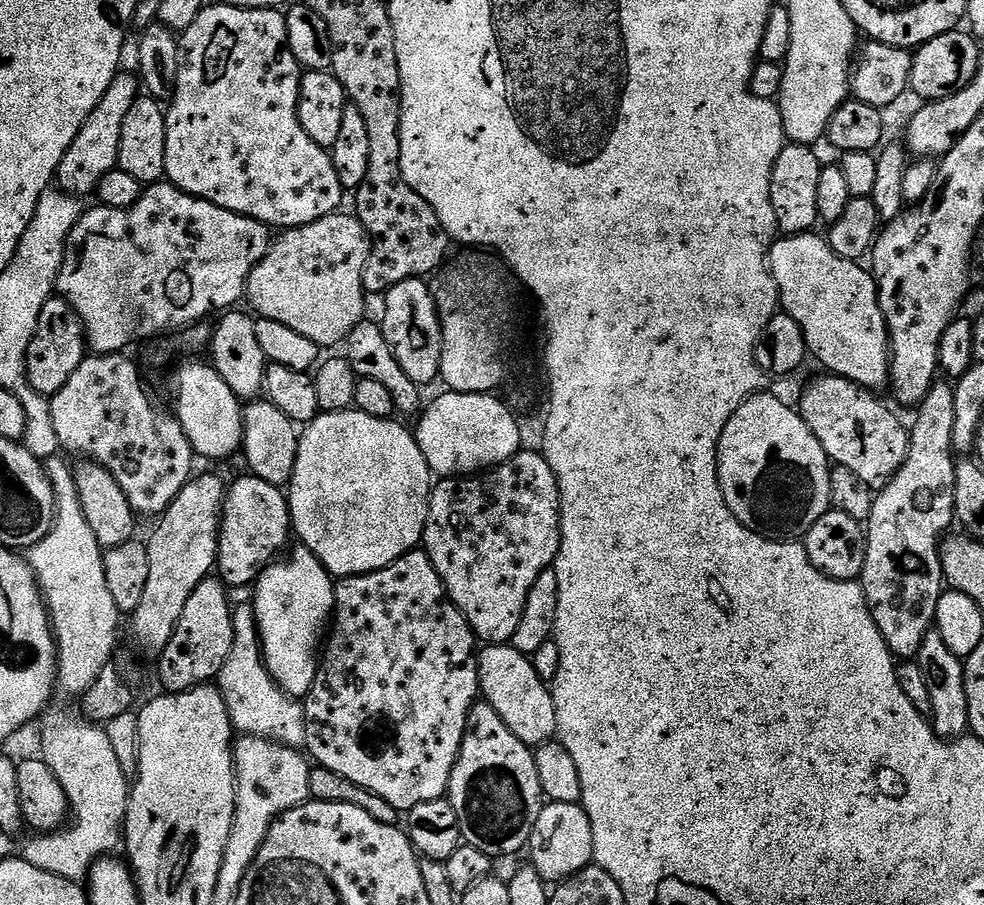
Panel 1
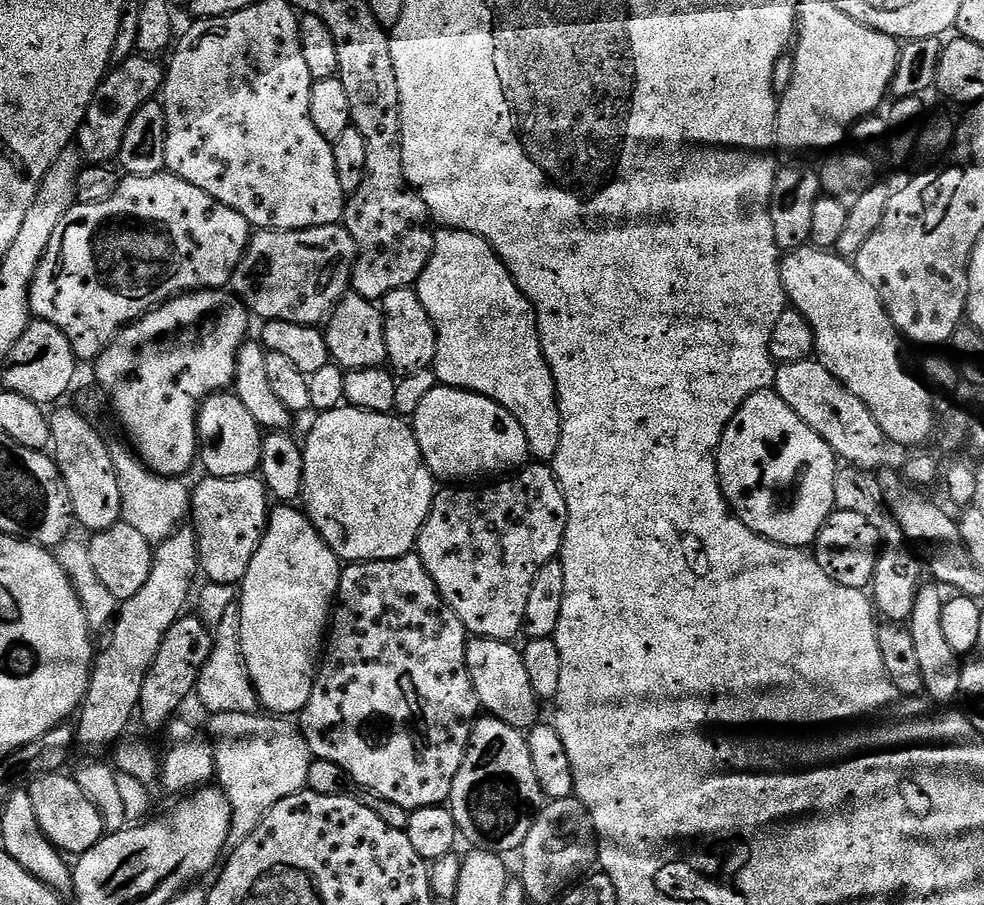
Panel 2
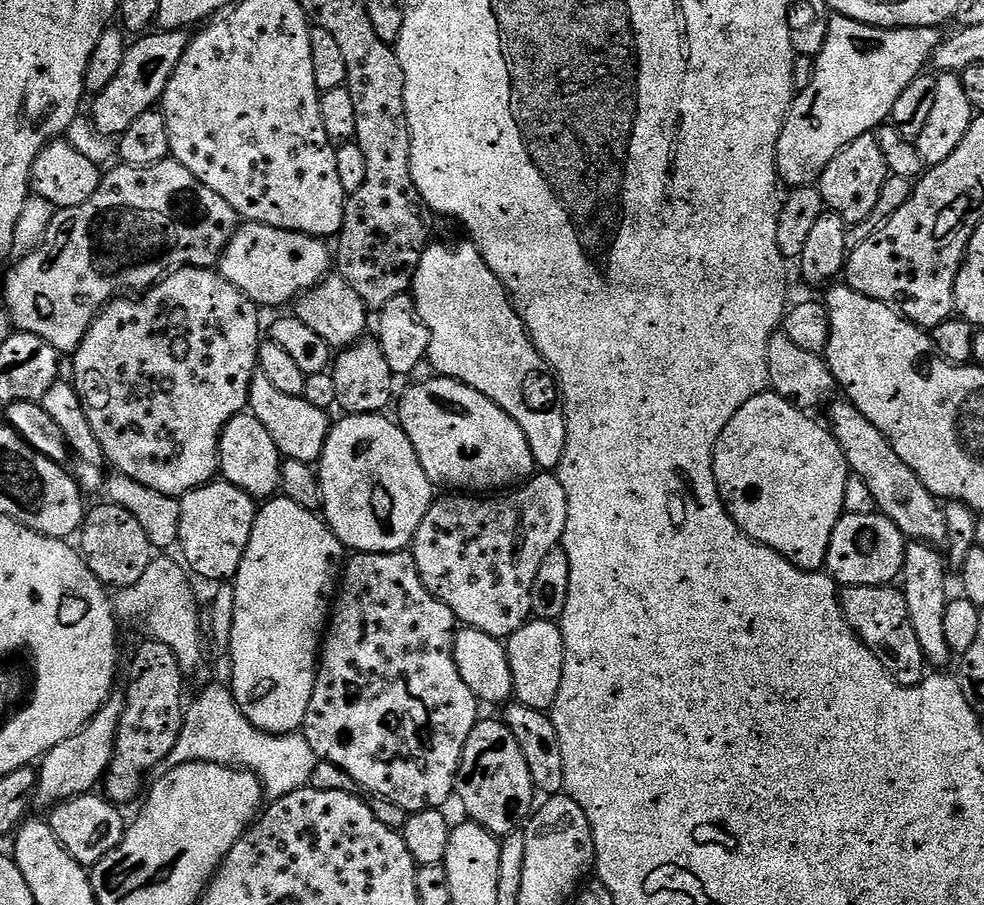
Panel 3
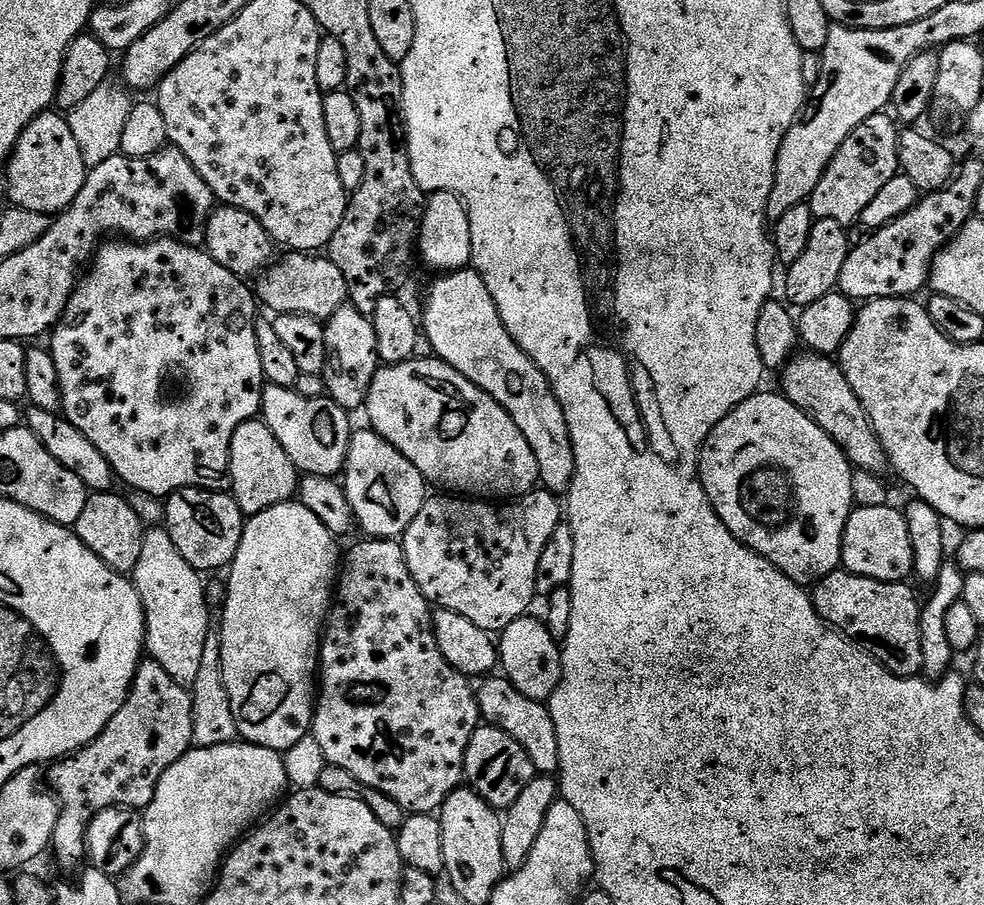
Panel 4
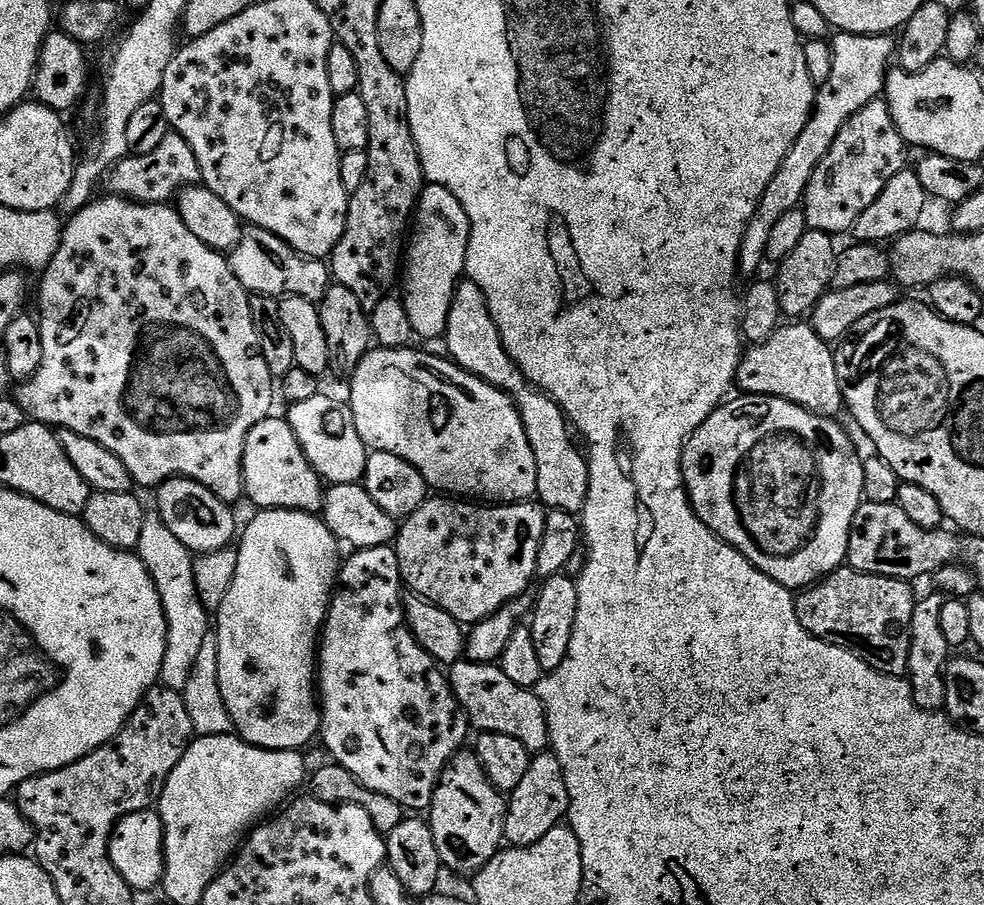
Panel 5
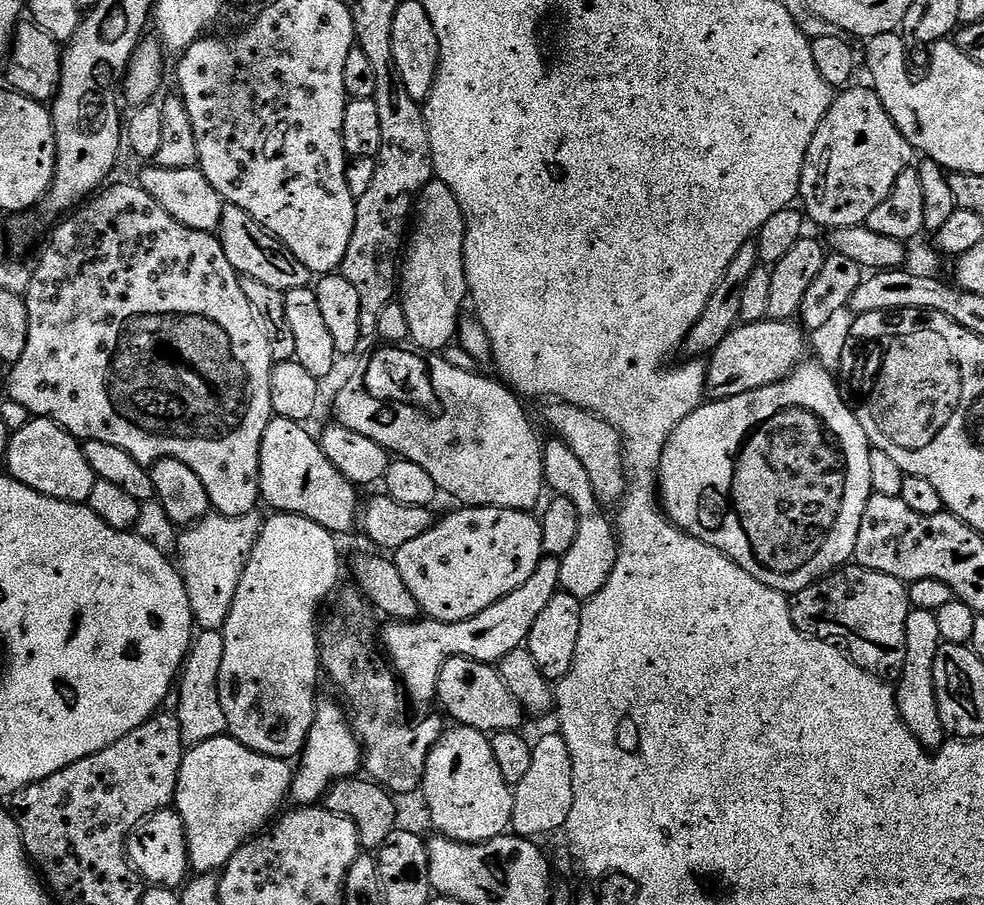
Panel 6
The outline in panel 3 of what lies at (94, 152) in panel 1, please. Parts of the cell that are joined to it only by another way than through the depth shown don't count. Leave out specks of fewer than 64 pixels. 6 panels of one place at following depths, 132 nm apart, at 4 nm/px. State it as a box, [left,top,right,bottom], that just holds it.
[90,30,190,138]

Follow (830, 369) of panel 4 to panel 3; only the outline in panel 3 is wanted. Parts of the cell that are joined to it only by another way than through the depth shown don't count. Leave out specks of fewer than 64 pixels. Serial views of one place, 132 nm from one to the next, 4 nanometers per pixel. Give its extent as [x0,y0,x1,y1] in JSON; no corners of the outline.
[826,398,948,545]

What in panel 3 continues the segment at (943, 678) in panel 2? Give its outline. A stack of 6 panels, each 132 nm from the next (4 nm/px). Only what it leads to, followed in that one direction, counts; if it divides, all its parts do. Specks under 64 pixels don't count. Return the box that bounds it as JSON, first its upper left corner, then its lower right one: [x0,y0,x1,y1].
[902,542,954,665]

